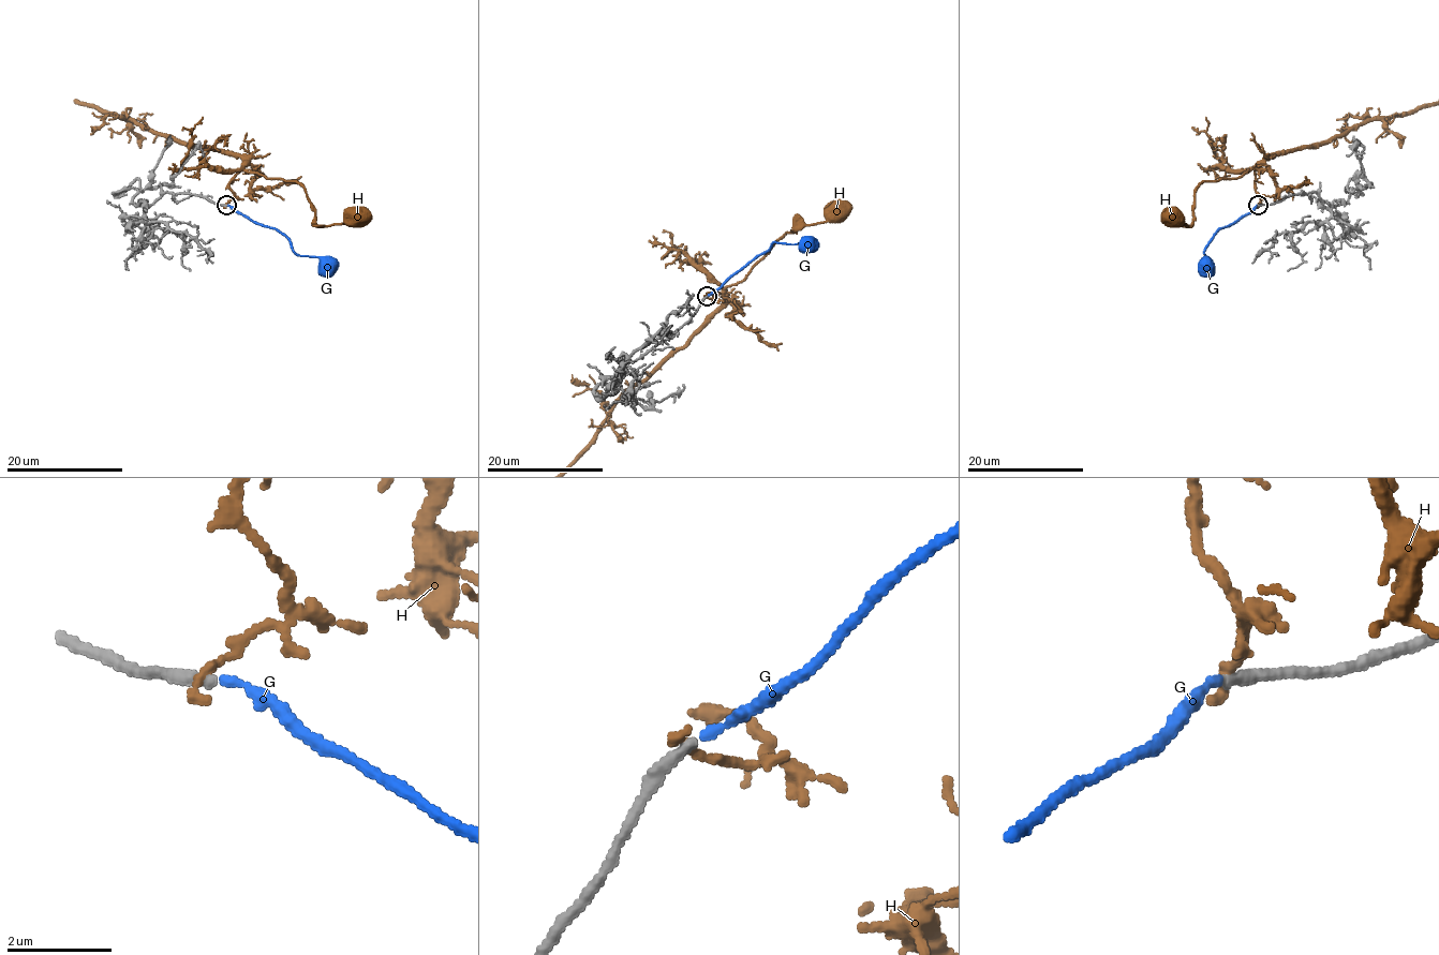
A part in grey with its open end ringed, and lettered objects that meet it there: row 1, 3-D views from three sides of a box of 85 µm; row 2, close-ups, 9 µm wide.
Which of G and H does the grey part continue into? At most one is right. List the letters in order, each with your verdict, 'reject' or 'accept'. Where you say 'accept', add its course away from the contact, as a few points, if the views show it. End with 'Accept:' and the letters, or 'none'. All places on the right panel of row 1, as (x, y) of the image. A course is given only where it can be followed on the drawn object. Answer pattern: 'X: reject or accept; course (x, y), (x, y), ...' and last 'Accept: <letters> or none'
G: accept; course (1258, 205), (1216, 234), (1204, 251), (1208, 267)
H: reject
Accept: G

